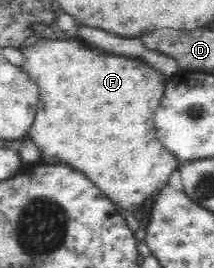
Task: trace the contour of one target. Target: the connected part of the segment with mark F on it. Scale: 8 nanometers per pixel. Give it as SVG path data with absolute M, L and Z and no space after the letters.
M73 34L68 40L51 39L48 40L48 42L38 42L34 46L28 46L21 50L25 56L21 68L40 90L40 101L35 112L33 123L29 128L28 138L36 143L36 146L42 153L52 156L52 158L64 160L64 164L69 164L72 167L76 166L76 170L79 170L84 173L84 175L88 176L88 178L92 179L92 183L100 187L102 192L105 195L108 195L108 198L110 198L112 202L116 202L124 212L128 212L128 214L140 213L142 206L146 204L148 198L160 194L160 192L168 186L170 176L174 174L174 170L176 170L177 167L176 157L171 152L168 152L168 150L156 140L154 126L150 124L150 118L152 118L152 122L154 122L154 110L159 106L161 98L164 96L168 79L140 59L131 59L124 56L118 58L118 56L108 56L108 54L100 54L100 52L94 52L94 50L95 49L84 46L84 44L82 44L77 37L73 36Z

